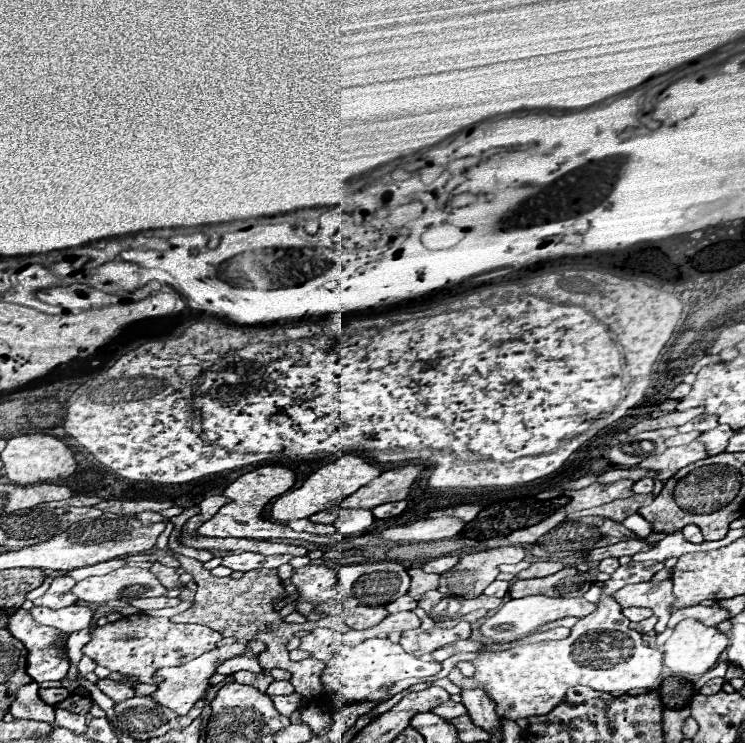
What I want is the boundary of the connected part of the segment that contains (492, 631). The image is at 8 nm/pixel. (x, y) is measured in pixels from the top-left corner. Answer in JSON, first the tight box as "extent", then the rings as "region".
{"extent":[481,596,595,642],"region":[[[529,596],[529,598],[517,598],[505,602],[493,616],[489,616],[483,626],[481,634],[485,636],[487,642],[513,642],[519,638],[529,636],[535,632],[539,626],[565,618],[565,616],[577,616],[583,618],[595,610],[595,604],[587,602],[585,598],[549,598],[549,596]]]}

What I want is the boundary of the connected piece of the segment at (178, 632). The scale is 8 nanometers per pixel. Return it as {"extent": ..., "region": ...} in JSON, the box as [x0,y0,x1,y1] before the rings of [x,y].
{"extent":[83,614,223,684],"region":[[[133,614],[105,626],[97,626],[89,644],[83,646],[83,654],[105,666],[111,672],[119,672],[129,680],[153,684],[155,672],[165,666],[181,666],[217,646],[223,636],[201,624],[173,624],[169,618],[153,618],[147,614]]]}

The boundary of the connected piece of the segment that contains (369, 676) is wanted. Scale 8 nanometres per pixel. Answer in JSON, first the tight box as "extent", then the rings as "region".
{"extent":[301,628,441,702],"region":[[[315,628],[311,630],[307,636],[301,638],[301,650],[309,650],[313,654],[313,658],[319,658],[327,664],[327,668],[321,674],[321,682],[325,686],[325,698],[335,698],[335,694],[343,694],[349,702],[363,702],[363,700],[385,700],[387,698],[387,690],[383,690],[385,684],[395,684],[403,678],[429,678],[429,676],[437,676],[441,672],[441,664],[439,662],[427,662],[427,660],[419,660],[411,654],[407,654],[401,644],[391,642],[389,638],[369,638],[357,646],[347,646],[341,642],[339,634],[331,628]]]}

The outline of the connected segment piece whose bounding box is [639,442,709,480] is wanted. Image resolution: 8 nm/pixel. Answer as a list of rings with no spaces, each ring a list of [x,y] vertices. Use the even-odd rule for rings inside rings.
[[[691,442],[685,446],[675,446],[675,448],[667,448],[663,454],[651,456],[647,460],[643,460],[639,466],[649,470],[649,478],[659,478],[659,480],[667,480],[671,478],[675,472],[679,472],[683,466],[693,464],[697,460],[703,460],[707,454],[707,448],[701,442]]]

